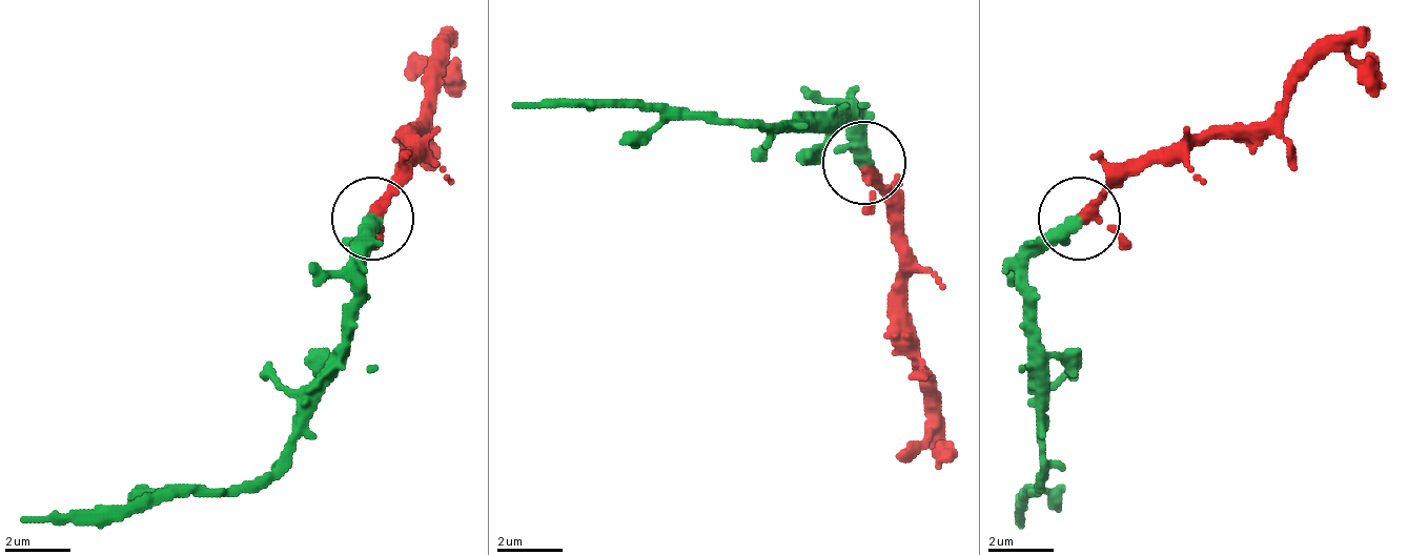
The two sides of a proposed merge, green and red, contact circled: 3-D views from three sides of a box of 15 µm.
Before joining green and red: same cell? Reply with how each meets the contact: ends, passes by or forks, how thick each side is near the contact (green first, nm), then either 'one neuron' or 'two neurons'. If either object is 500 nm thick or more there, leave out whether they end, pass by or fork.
green passes by | red passes by | 320/280 nm | one neuron

